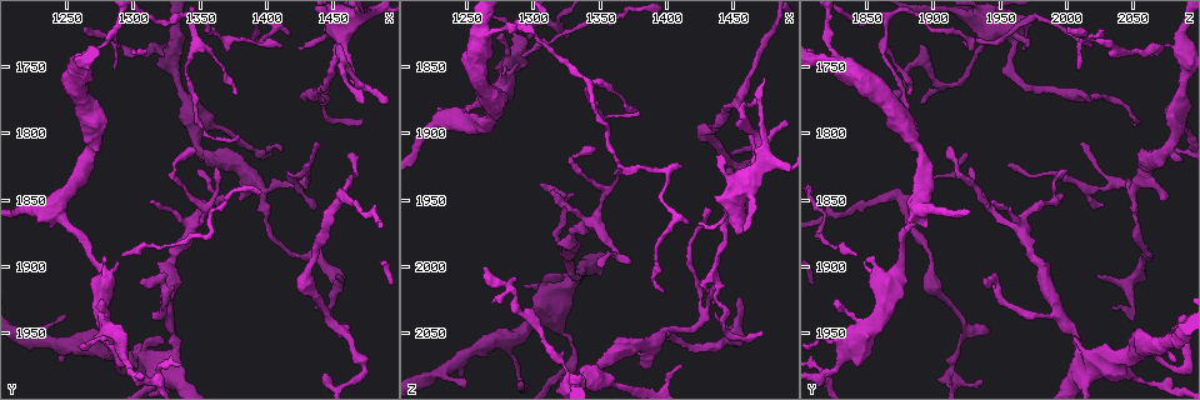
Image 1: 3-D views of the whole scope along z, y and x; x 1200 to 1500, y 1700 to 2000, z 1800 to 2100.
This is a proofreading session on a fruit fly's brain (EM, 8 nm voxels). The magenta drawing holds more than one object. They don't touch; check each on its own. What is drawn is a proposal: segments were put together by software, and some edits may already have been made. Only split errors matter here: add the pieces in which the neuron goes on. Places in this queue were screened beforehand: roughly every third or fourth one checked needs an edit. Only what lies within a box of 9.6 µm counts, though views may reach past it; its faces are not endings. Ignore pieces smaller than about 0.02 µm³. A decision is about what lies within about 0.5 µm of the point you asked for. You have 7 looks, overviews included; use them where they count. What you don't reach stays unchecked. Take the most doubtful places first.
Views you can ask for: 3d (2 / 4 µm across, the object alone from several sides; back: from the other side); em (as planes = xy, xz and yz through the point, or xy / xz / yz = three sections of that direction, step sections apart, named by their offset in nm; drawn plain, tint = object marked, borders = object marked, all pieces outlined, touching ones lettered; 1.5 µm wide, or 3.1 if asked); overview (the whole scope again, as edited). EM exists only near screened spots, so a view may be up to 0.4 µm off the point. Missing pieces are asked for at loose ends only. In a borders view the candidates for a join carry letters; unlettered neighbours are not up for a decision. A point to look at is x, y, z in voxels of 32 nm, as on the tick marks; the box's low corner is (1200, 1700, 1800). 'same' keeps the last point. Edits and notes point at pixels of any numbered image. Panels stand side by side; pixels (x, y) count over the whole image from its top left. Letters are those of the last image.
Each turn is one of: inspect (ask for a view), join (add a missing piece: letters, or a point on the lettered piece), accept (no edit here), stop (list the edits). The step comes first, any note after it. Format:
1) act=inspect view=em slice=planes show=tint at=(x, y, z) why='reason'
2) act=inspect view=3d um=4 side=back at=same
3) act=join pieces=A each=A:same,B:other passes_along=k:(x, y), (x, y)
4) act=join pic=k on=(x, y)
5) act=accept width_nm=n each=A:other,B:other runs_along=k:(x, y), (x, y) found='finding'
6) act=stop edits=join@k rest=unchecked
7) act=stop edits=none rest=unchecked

act=inspect view=em slice=xz step=4 show=borders at=(1436, 1932, 2036) why='branch stops here'

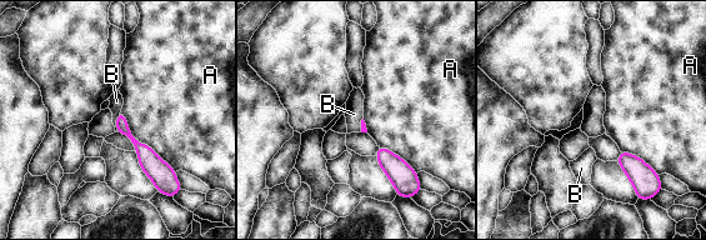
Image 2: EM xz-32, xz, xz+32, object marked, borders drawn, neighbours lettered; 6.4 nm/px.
act=inspect view=em slice=planes show=borders at=same why='cut it another way'

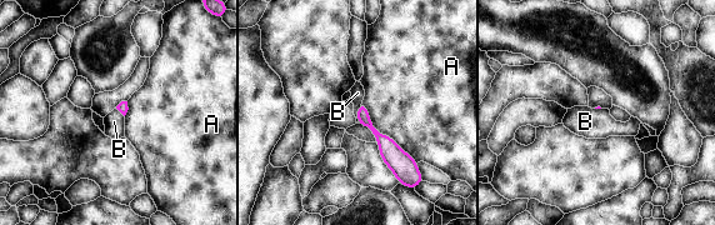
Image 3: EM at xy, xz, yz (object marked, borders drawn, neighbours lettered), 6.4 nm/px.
act=accept each=A:other,B:other runs_along=3:(361, 108), (363, 118), (405, 169) found='none of them fits'

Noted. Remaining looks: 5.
act=inspect view=em slice=planes show=borders at=(1306, 1910, 1938) why='thin end'

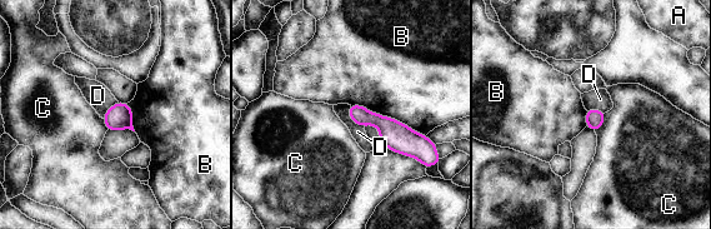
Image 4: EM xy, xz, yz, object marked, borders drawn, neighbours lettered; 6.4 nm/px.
act=accept width_nm=120 each=A:other,B:other,C:other,D:other runs_along=4:(351, 109), (379, 120), (412, 149) found='no lettered piece goes on from it'

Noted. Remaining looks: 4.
act=inspect view=em slice=planes show=plain at=(1454, 1736, 1892) why='an open end'

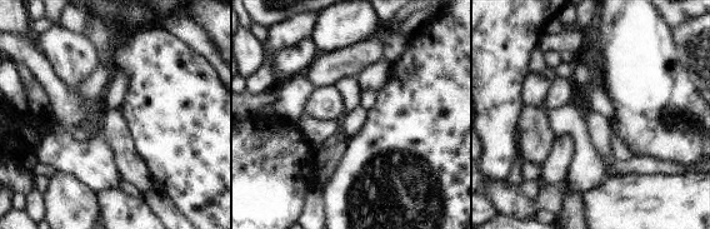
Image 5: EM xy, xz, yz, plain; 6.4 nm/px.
act=inspect view=em slice=planes show=borders at=same

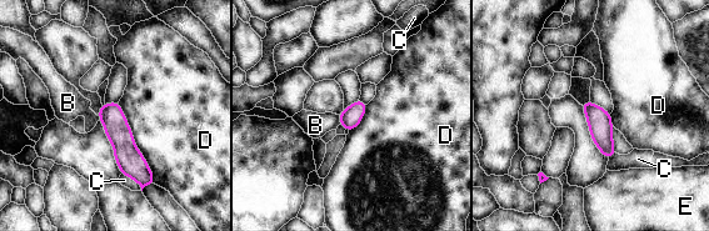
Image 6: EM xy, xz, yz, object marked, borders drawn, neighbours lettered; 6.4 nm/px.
act=accept longest_contact=D:550nm each=B:other,C:other,D:other,E:other found='no lettered piece goes on from it'

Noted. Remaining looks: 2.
act=stop edits=none rest=unchecked

